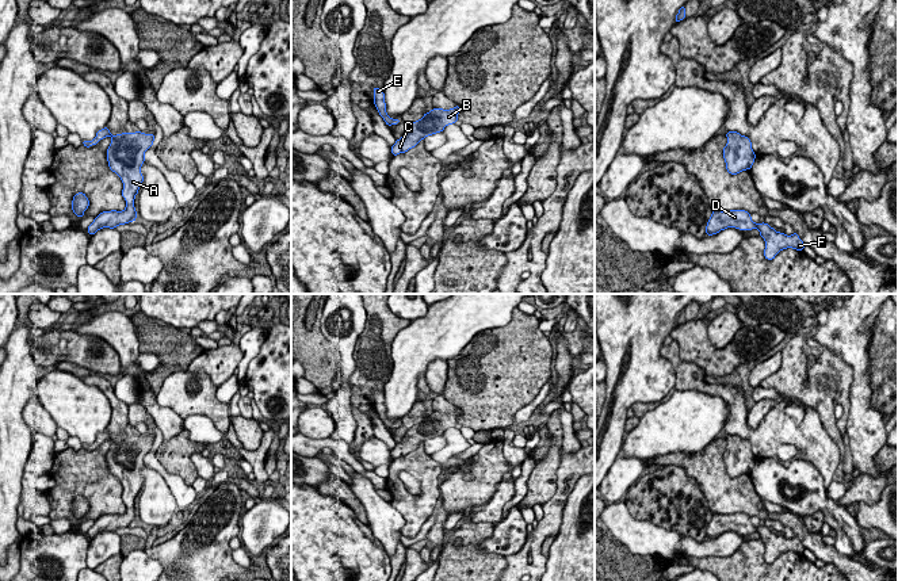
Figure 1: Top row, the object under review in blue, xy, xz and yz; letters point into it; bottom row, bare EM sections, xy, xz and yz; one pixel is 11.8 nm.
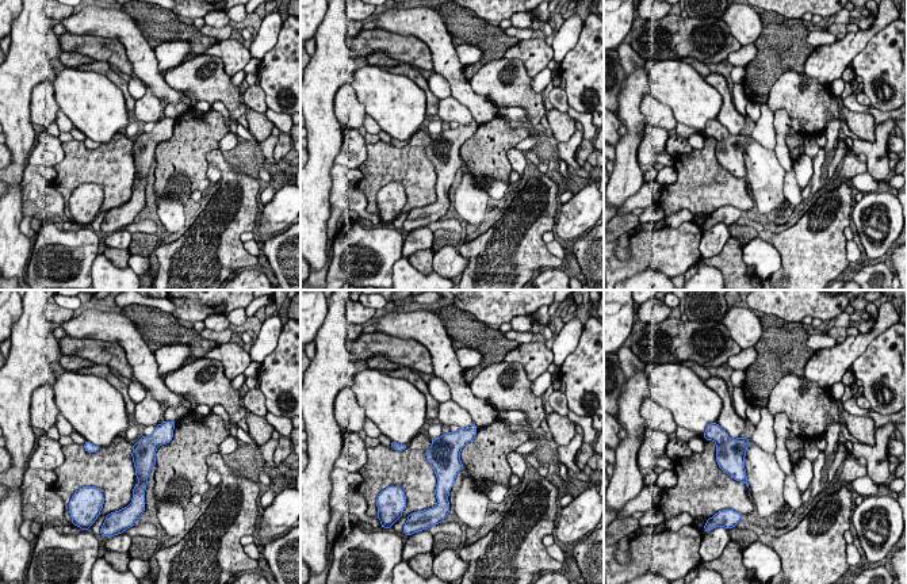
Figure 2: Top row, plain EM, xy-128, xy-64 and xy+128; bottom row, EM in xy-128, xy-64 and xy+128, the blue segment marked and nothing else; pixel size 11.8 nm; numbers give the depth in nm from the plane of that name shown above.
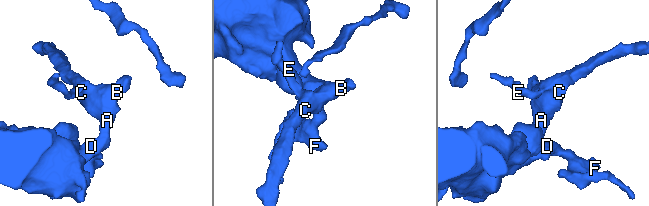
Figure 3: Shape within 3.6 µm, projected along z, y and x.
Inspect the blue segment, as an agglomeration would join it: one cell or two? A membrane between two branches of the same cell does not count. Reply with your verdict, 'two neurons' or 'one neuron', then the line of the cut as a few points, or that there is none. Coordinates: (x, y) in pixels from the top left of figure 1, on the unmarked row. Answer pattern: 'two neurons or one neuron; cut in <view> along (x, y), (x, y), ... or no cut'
one neuron; no cut

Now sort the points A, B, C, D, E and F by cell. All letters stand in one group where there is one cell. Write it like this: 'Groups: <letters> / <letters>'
Groups: A B C D E F

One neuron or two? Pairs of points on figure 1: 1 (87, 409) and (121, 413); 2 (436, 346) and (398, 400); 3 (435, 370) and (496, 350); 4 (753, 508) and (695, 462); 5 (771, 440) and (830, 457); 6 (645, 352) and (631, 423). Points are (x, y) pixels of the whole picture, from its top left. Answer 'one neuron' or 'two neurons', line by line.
1: two neurons
2: one neuron
3: two neurons
4: one neuron
5: one neuron
6: two neurons

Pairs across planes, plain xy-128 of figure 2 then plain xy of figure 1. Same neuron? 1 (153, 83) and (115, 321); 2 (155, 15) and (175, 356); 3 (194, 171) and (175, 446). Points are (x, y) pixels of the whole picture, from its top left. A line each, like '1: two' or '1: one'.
1: one
2: one
3: one

